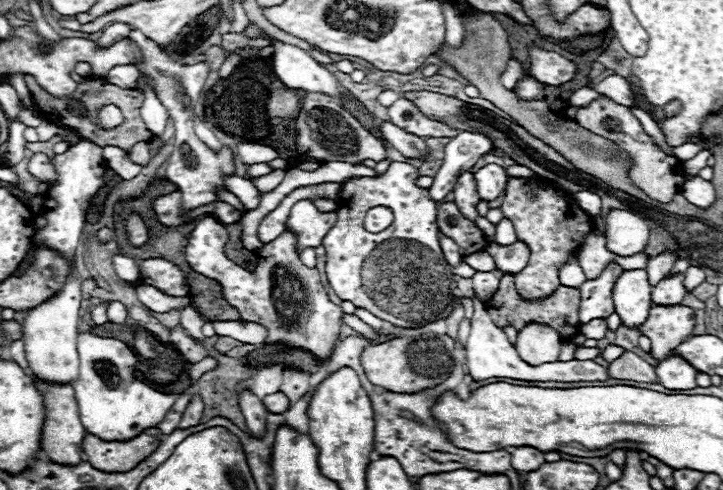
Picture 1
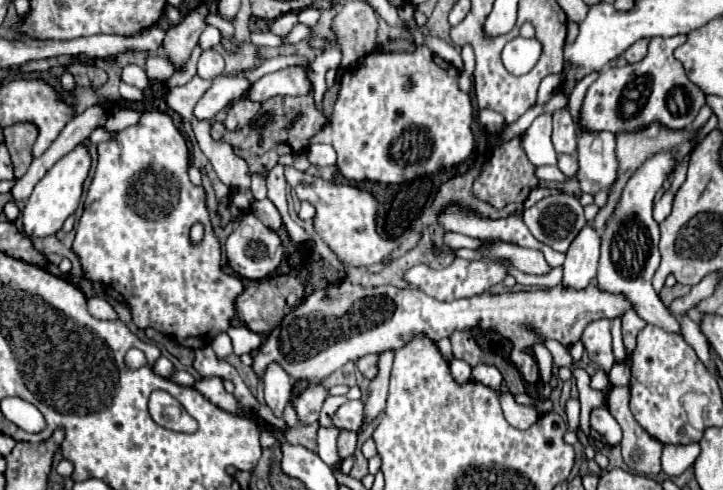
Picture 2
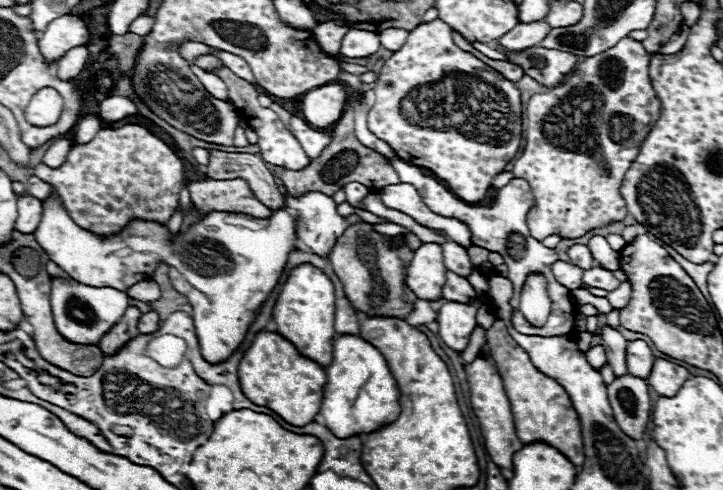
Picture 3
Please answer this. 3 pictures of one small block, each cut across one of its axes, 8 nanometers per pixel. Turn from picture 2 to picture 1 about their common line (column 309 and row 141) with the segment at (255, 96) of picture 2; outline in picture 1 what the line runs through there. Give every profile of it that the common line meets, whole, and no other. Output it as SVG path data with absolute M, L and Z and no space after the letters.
M80 138L80 142L70 144L70 148L62 154L56 154L52 162L60 174L60 182L54 190L48 192L48 198L44 198L44 216L48 218L48 226L44 228L44 242L68 258L74 258L74 250L86 224L86 210L92 198L104 186L106 162L102 158L102 148L88 138Z

